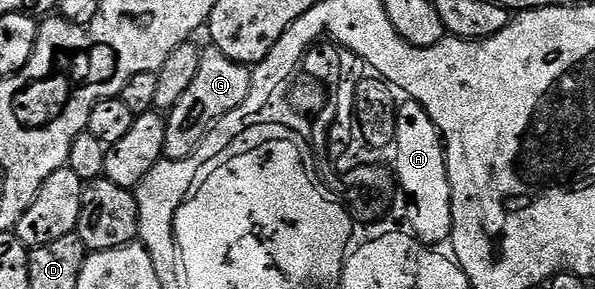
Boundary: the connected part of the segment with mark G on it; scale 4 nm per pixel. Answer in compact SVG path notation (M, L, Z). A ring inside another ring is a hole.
M211 46L205 47L200 54L200 65L198 66L198 74L194 74L194 82L190 82L186 94L182 94L182 98L178 98L176 105L167 113L168 125L166 126L164 159L181 160L190 154L194 154L194 150L206 138L208 131L222 118L226 118L226 114L238 110L238 106L242 106L242 102L246 102L251 85L252 68L249 65L239 64L230 58L226 58L226 54L222 54L222 50Z

